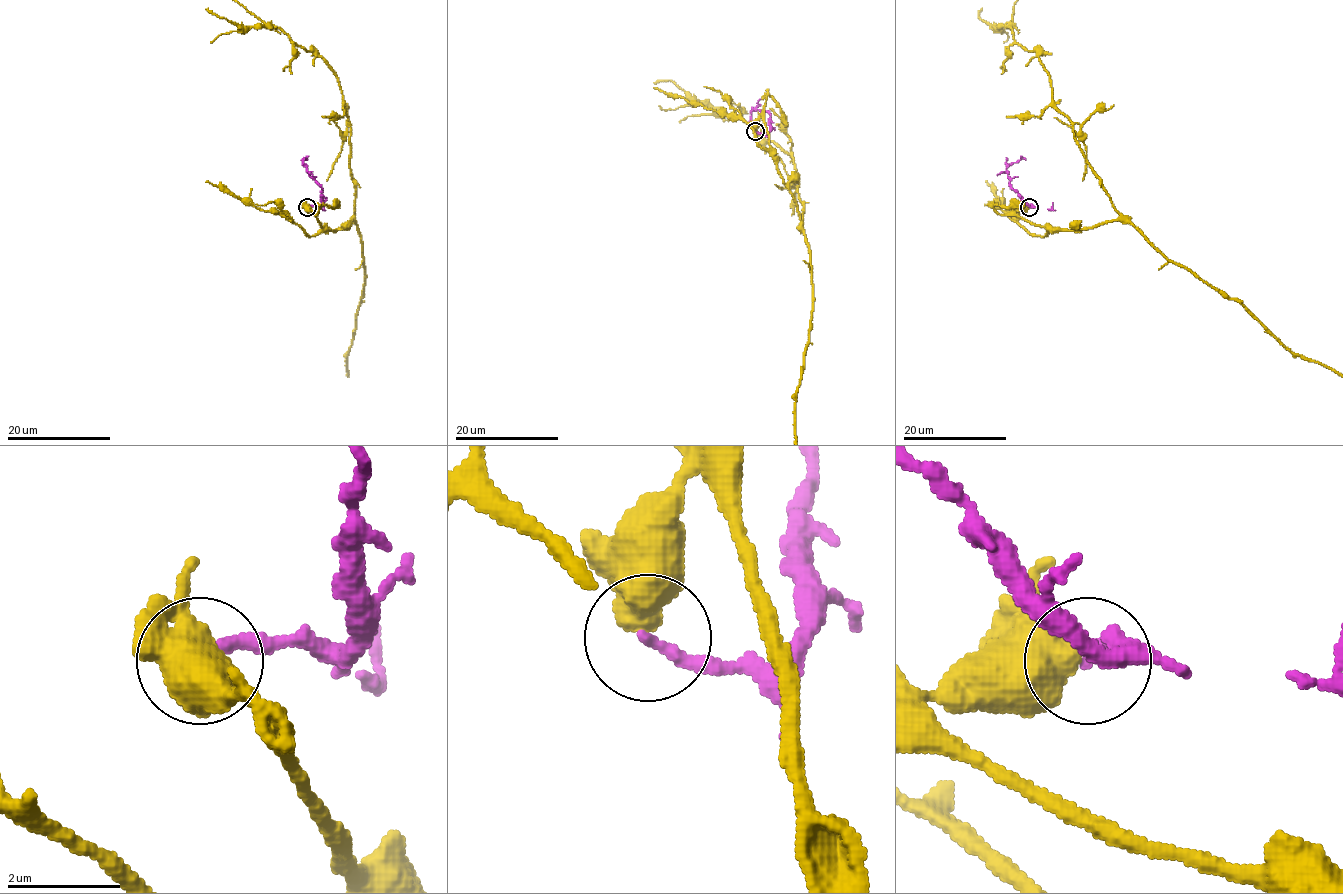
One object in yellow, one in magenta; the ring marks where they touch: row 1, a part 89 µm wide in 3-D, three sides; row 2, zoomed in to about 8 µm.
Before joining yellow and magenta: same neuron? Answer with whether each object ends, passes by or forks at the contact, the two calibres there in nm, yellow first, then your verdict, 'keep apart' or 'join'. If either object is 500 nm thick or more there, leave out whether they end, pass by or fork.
calibres 650 and 200 nm; keep apart

